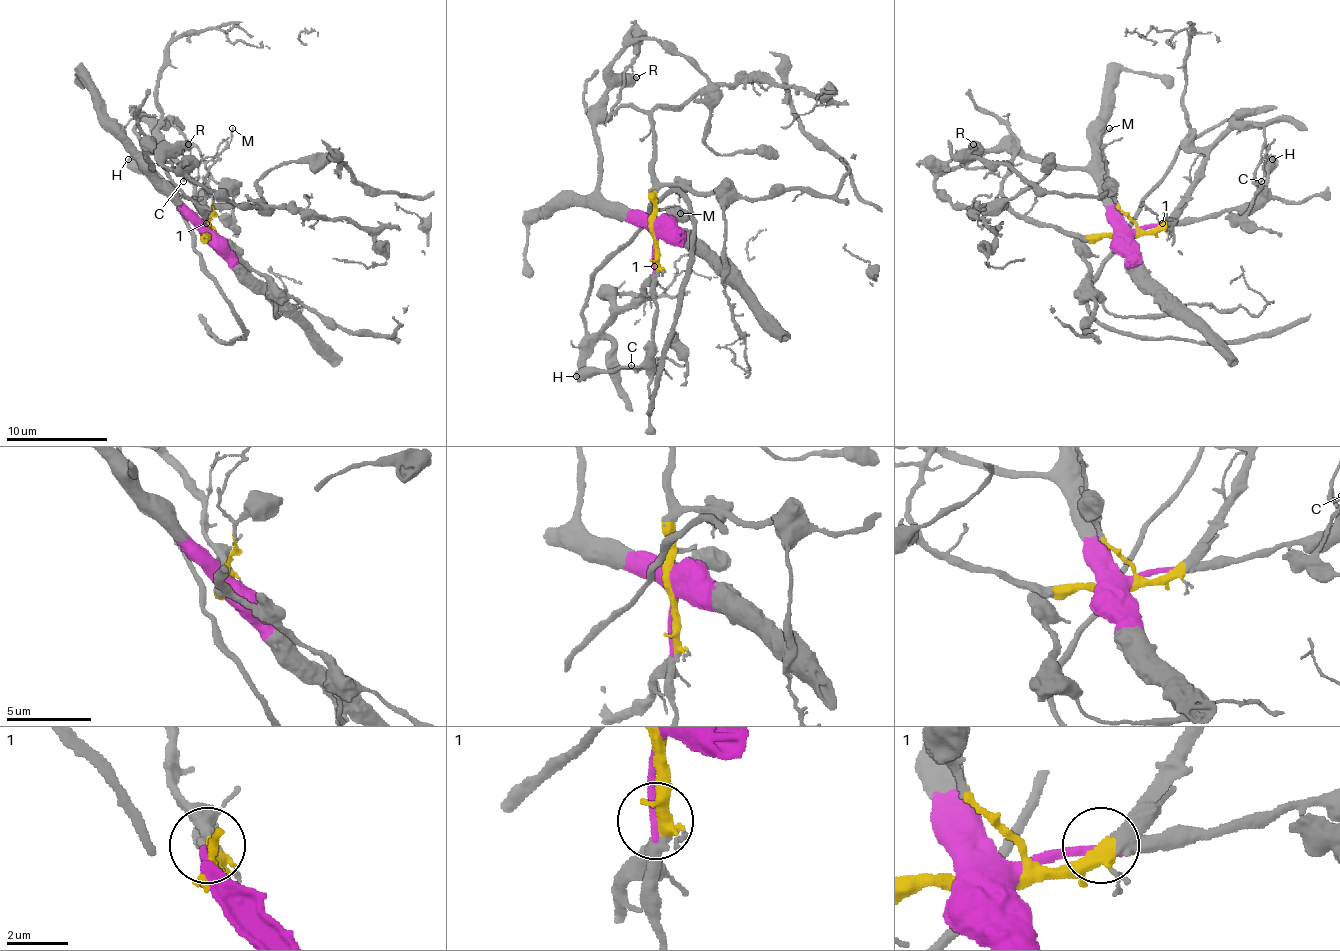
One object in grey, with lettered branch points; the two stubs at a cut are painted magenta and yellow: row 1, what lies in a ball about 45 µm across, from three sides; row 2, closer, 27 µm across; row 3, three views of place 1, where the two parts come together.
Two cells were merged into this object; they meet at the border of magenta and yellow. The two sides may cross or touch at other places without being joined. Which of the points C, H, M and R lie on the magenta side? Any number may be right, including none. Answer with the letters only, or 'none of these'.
H, R

